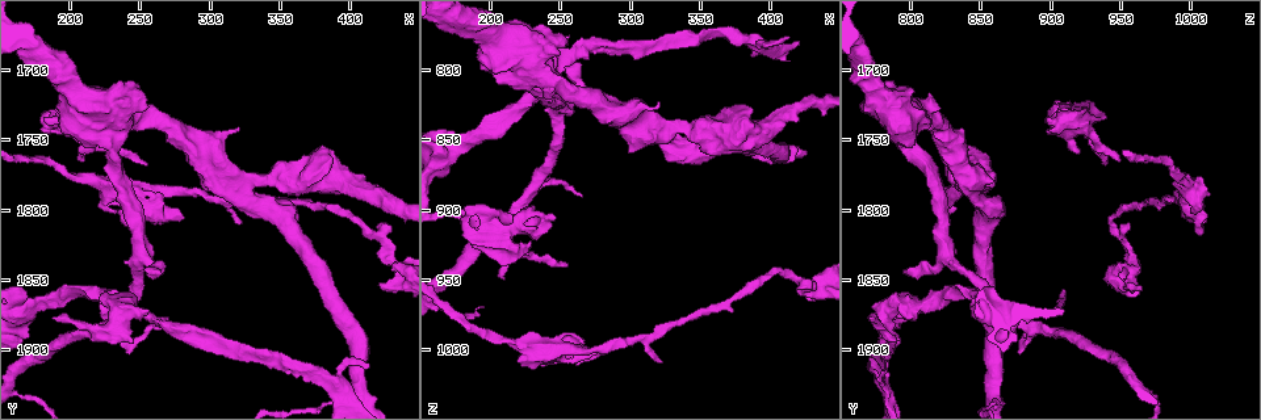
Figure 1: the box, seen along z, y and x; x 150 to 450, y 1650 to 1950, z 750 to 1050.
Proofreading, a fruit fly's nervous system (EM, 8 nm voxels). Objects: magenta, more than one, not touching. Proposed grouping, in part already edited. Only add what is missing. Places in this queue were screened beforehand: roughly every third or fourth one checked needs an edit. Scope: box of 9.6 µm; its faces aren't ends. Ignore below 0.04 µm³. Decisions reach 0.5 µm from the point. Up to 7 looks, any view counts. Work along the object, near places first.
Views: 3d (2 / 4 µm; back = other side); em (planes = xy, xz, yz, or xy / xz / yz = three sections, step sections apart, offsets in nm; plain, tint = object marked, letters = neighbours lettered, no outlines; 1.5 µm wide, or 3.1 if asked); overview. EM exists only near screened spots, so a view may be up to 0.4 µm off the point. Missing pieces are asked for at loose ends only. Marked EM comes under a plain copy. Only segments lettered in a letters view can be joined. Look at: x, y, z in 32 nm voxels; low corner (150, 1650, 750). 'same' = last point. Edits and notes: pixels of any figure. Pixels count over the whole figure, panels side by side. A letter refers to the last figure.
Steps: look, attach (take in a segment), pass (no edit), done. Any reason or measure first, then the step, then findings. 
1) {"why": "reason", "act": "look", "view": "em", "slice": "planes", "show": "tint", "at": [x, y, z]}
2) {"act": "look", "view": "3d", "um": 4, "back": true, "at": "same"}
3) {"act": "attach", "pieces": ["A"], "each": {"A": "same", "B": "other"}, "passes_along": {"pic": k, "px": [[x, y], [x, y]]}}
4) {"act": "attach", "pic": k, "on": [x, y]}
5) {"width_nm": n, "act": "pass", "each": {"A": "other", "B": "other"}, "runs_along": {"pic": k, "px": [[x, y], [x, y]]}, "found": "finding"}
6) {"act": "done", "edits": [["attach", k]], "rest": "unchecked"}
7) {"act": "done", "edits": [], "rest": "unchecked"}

{"why": "an open end", "act": "look", "view": "em", "um": 3.1, "slice": "planes", "show": "letters", "at": [186, 1876, 772]}

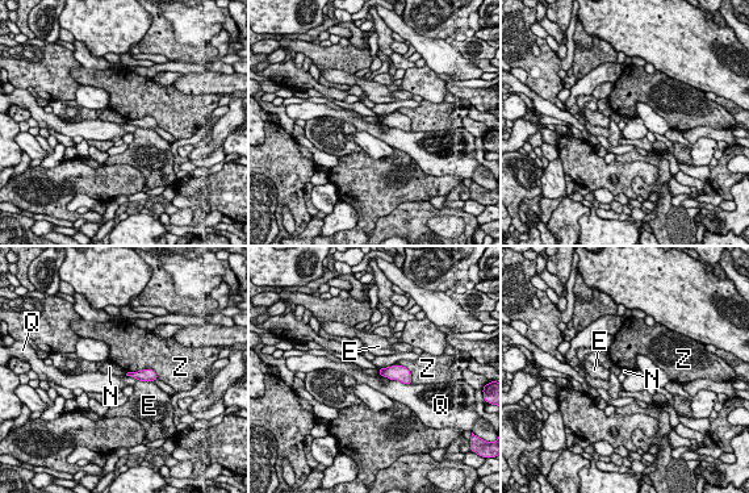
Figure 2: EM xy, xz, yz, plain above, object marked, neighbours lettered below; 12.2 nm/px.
{"act": "pass", "each": {"E": "other", "N": "other", "Q": "other", "Z": "other"}, "border": {"pic": 2, "px": [[377, 368], [379, 372]]}, "found": "no lettered segment goes on from it"}

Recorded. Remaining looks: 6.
{"why": "stops while still wide", "act": "look", "view": "3d", "um": 4, "back": true, "at": [256, 1870, 778]}

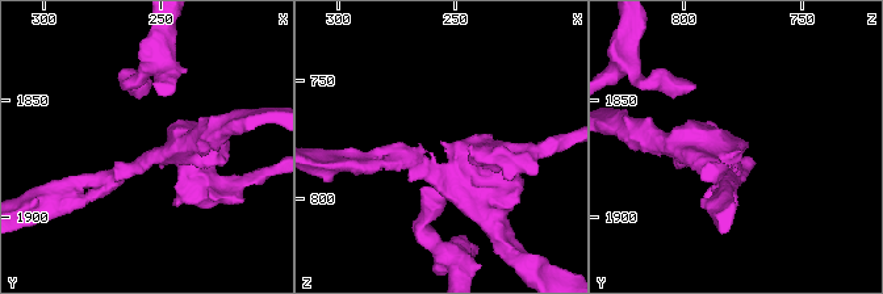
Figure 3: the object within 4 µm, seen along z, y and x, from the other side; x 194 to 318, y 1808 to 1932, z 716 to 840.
{"why": "now the EM", "act": "look", "view": "em", "slice": "planes", "show": "letters", "at": [256, 1871, 777]}

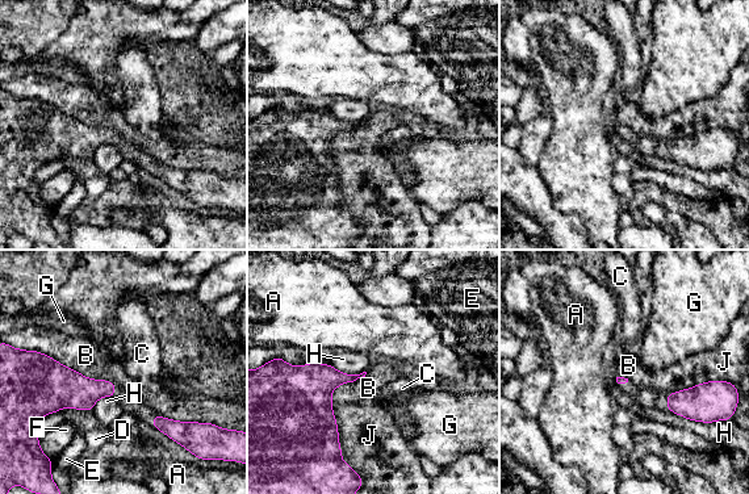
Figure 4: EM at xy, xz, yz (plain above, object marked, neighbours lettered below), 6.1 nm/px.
{"act": "pass", "each": {"A": "other", "B": "other", "C": "other", "D": "other", "E": "other", "F": "other", "G": "other", "H": "other", "J": "other"}, "border": {"pic": 4, "px": [[34, 350], [88, 377], [116, 384]]}, "found": "no lettered segment goes on from it"}

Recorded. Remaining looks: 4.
{"why": "free end", "act": "look", "view": "em", "slice": "xz", "step": 8, "show": "tint", "at": [264, 1884, 890]}

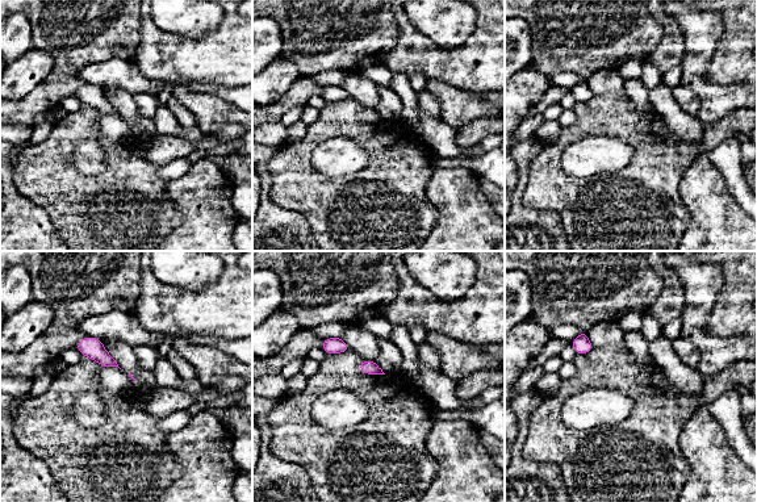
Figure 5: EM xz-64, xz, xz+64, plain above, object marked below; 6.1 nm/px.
{"act": "look", "view": "em", "slice": "xz", "step": 8, "show": "letters", "at": "same"}

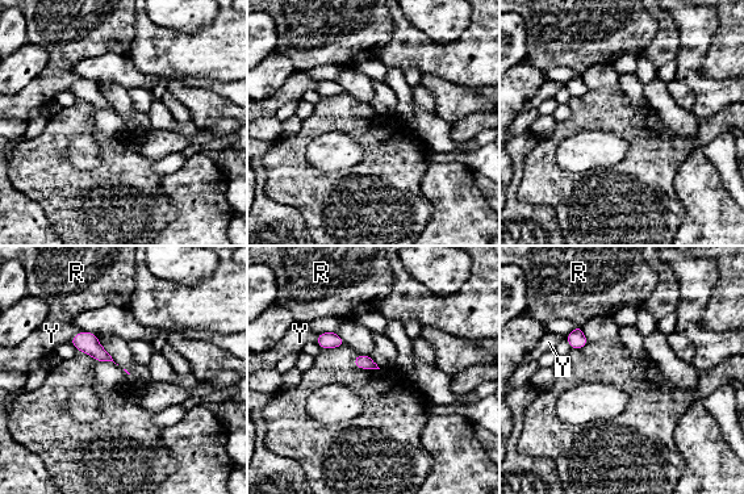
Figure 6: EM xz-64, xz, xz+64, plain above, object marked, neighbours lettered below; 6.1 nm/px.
{"act": "pass", "each": {"R": "other", "Y": "other"}, "border": {"pic": 6, "px": [[82, 330], [69, 342]]}, "found": "no lettered segment goes on from it"}

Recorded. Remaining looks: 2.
{"act": "done", "edits": [], "rest": "unchecked"}

